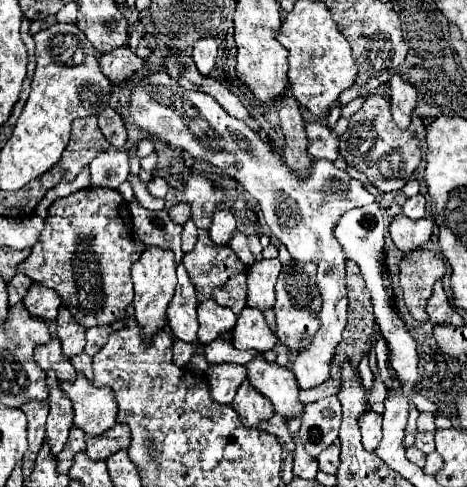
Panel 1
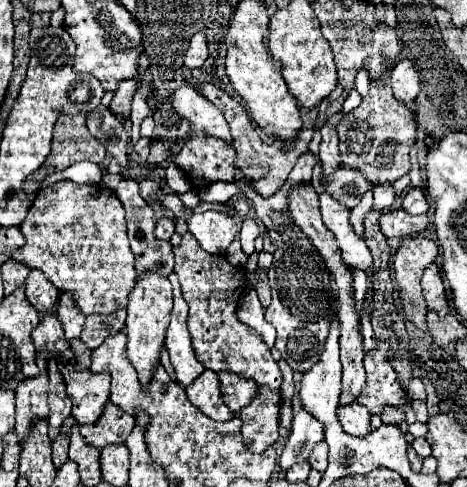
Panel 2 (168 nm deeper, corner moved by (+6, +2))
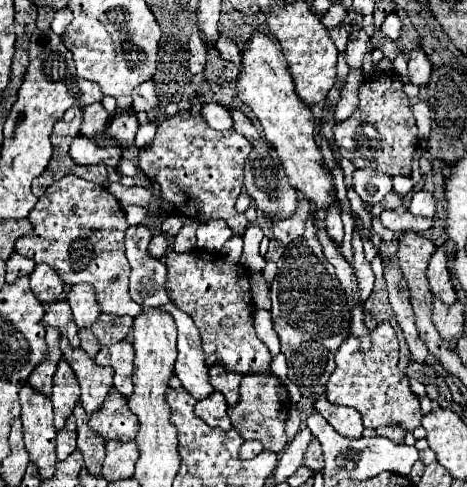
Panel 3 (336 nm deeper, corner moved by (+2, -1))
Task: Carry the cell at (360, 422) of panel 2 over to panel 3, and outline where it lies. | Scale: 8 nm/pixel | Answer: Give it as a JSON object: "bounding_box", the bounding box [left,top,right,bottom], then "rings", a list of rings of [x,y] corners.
{"bounding_box":[314,399,364,439],"rings":[[[318,399],[314,401],[316,409],[320,409],[322,417],[344,437],[358,439],[364,431],[362,425],[362,415],[352,409],[352,407],[342,407],[342,405],[332,405],[328,399]]]}

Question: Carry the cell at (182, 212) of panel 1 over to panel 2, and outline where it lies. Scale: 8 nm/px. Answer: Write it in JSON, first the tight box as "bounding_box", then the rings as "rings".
{"bounding_box":[154,218,174,240],"rings":[[[160,218],[156,222],[156,230],[154,230],[154,236],[158,240],[170,240],[174,234],[174,222],[170,218]]]}

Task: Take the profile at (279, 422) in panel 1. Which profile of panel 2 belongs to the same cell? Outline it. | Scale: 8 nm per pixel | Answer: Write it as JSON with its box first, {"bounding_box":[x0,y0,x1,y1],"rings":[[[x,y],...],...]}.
{"bounding_box":[240,386,280,452],"rings":[[[258,386],[256,398],[240,410],[242,438],[252,452],[264,452],[278,440],[278,414],[280,414],[280,392]]]}

